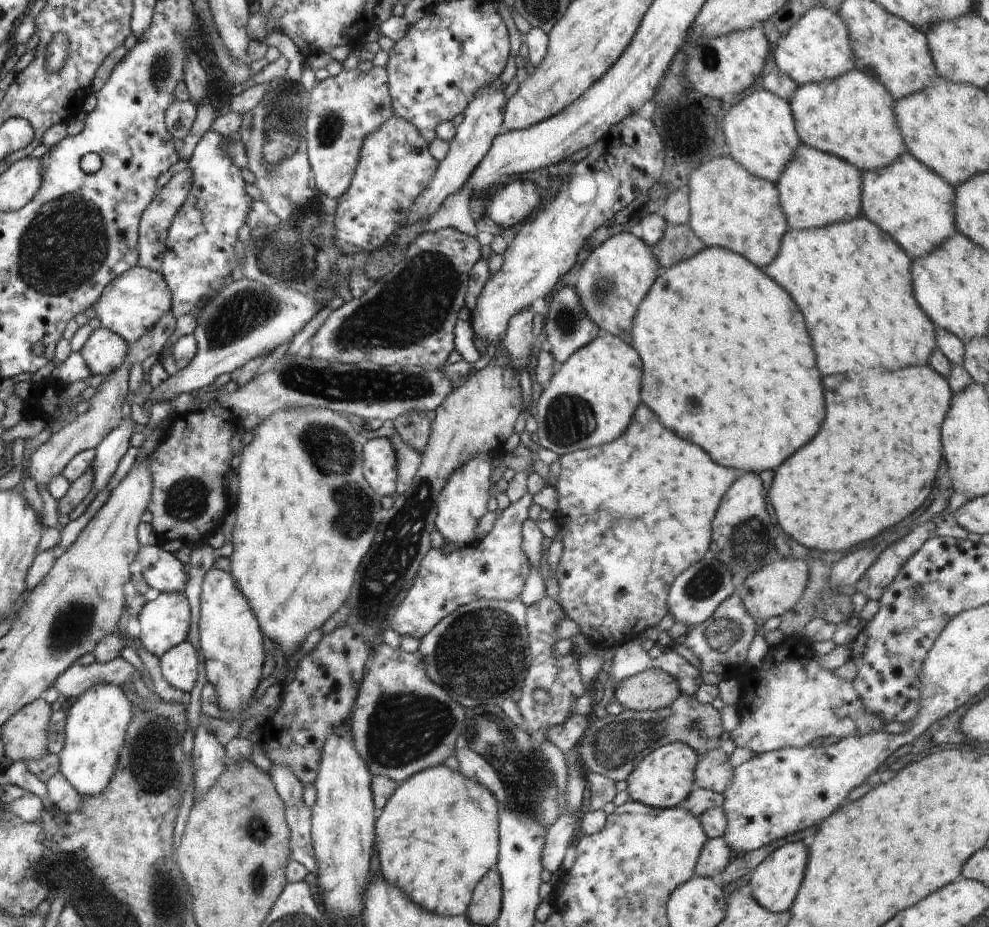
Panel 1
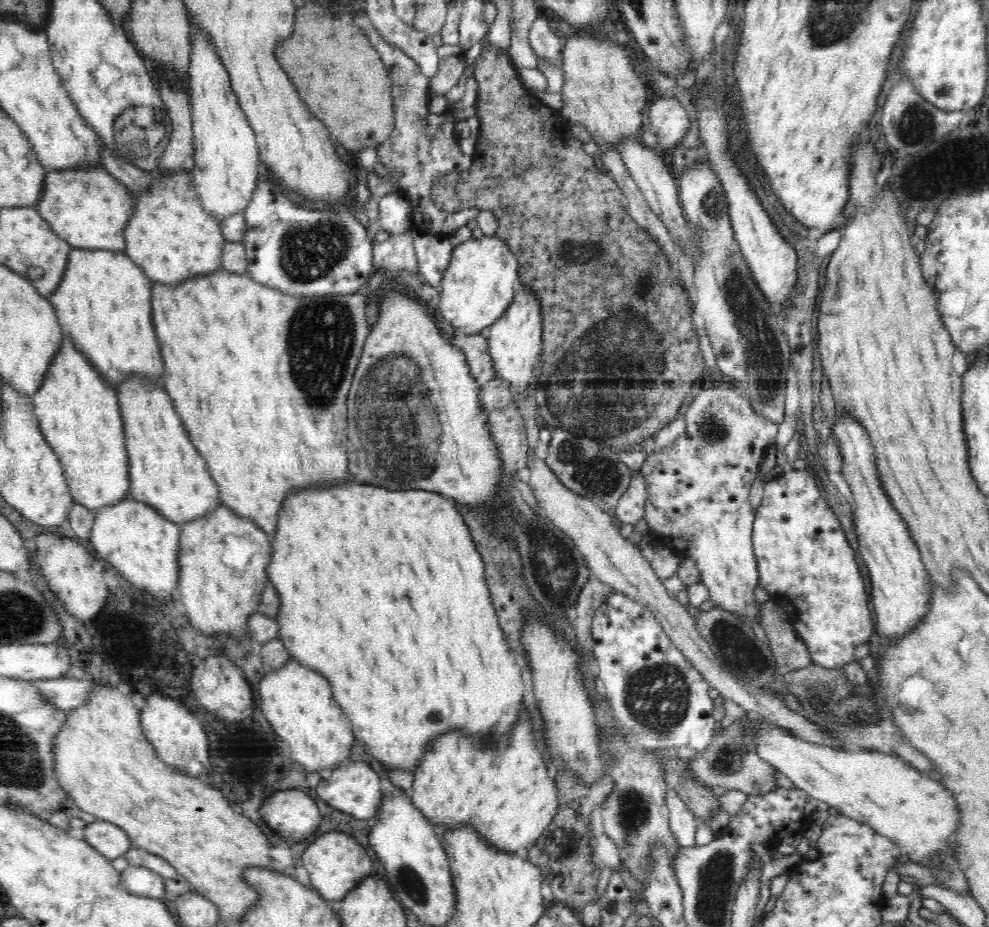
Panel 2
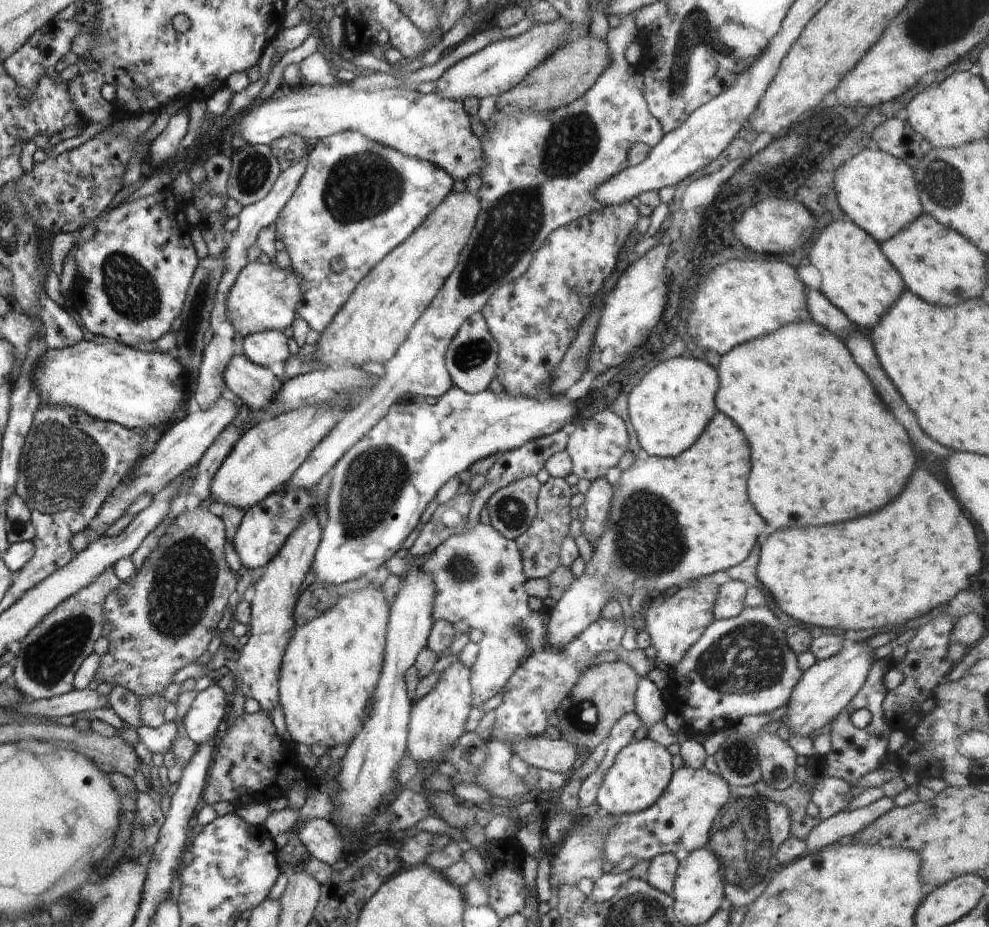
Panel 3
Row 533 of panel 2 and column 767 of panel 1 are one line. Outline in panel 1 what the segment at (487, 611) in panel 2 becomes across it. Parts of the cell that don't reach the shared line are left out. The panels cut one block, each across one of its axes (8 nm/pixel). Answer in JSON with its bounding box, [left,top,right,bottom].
[630,247,824,474]

